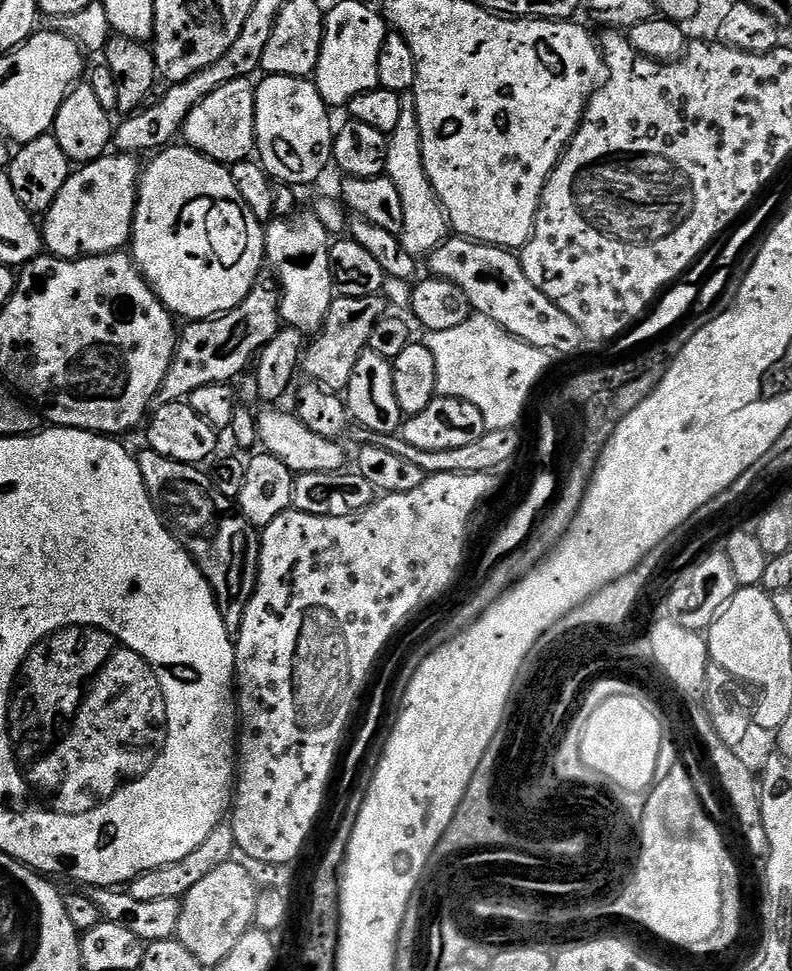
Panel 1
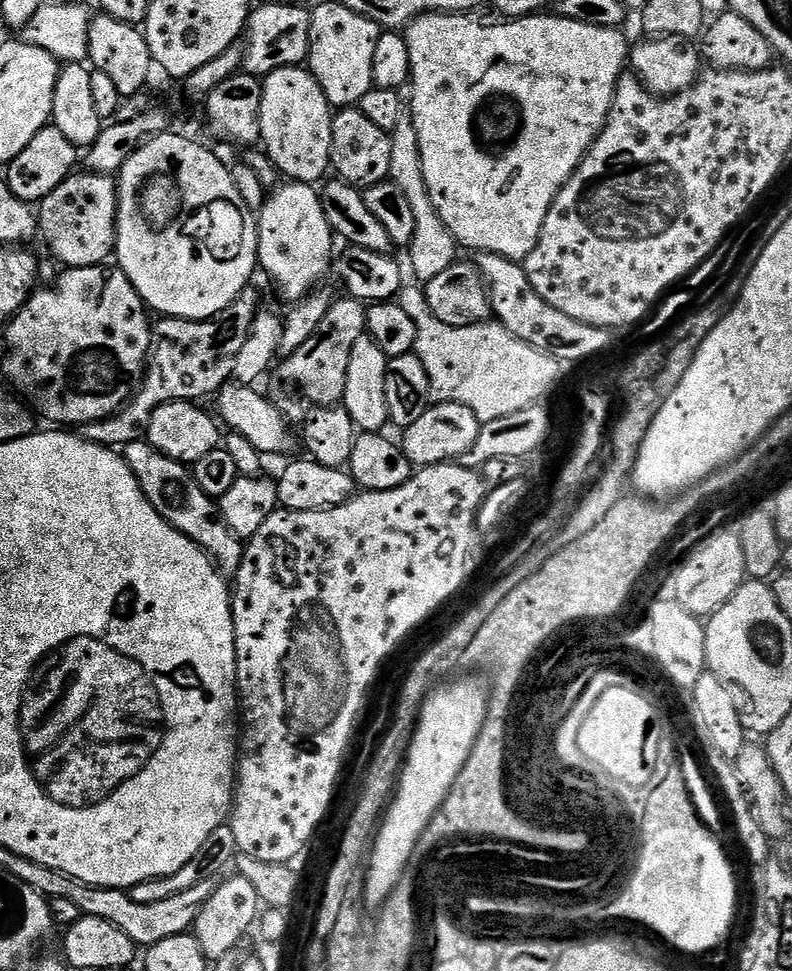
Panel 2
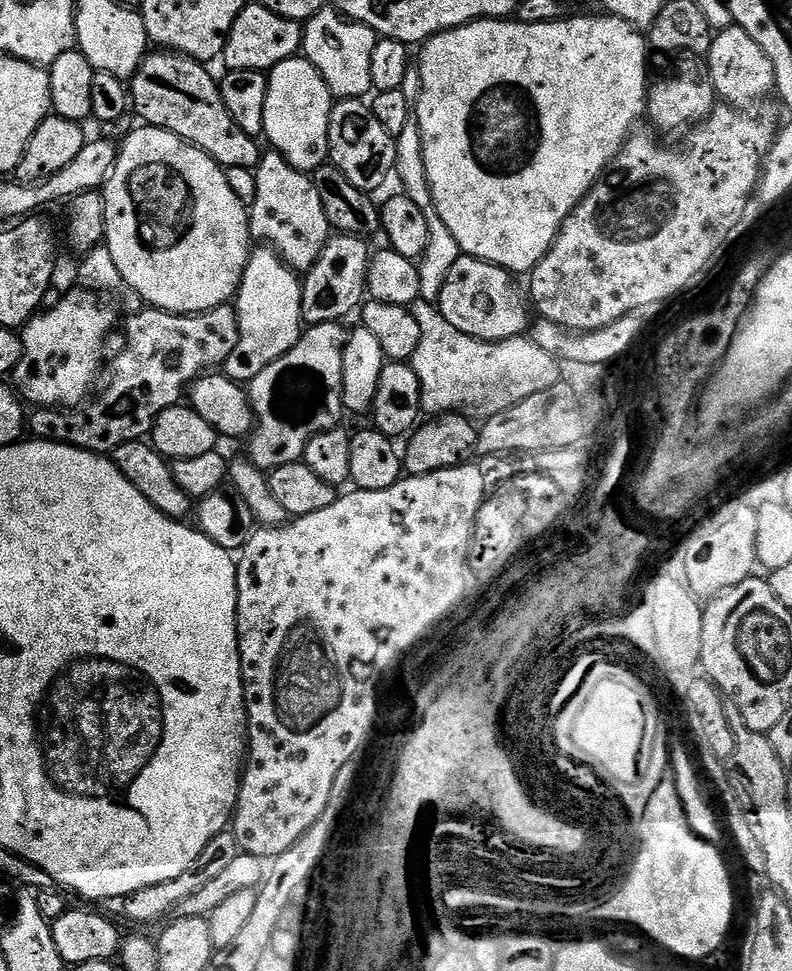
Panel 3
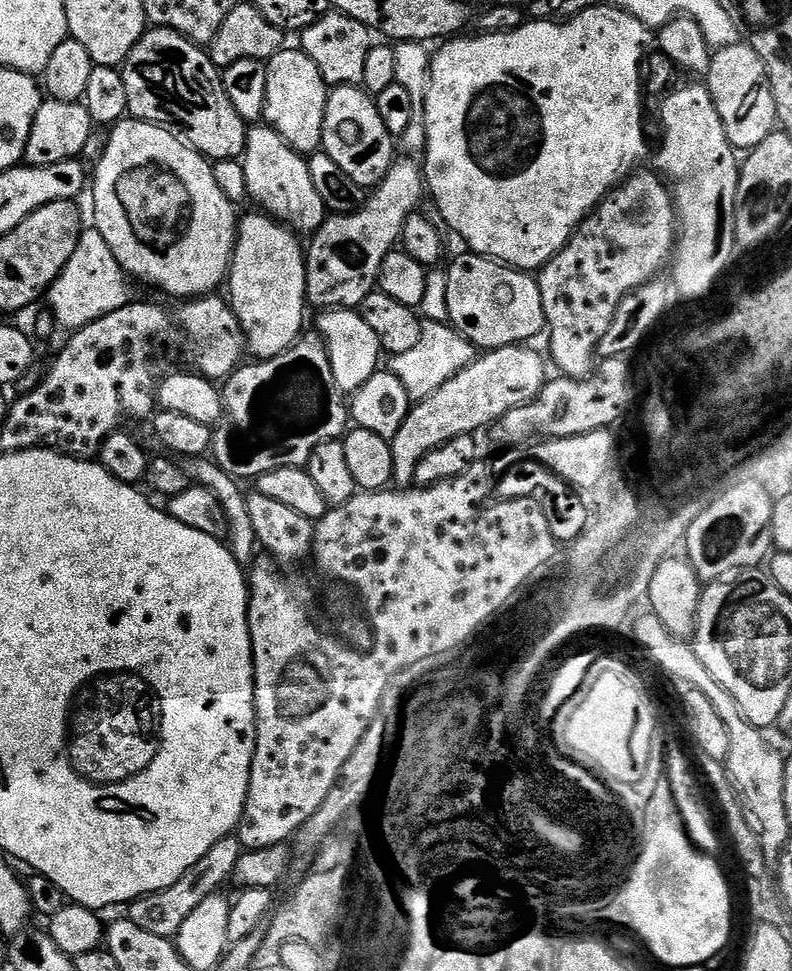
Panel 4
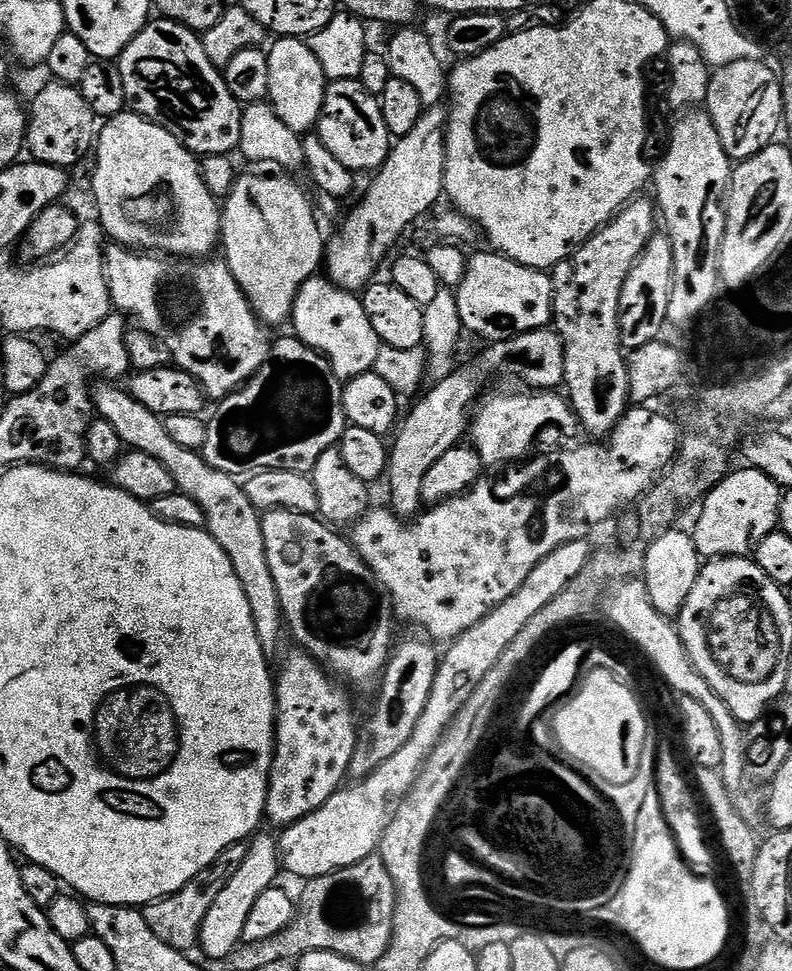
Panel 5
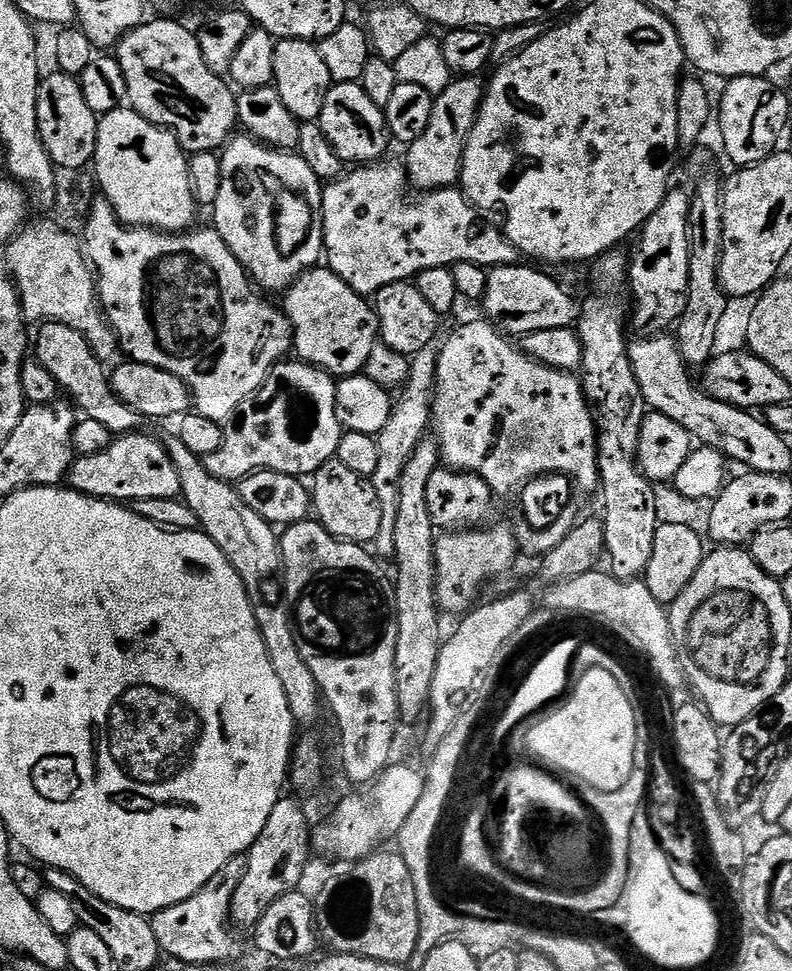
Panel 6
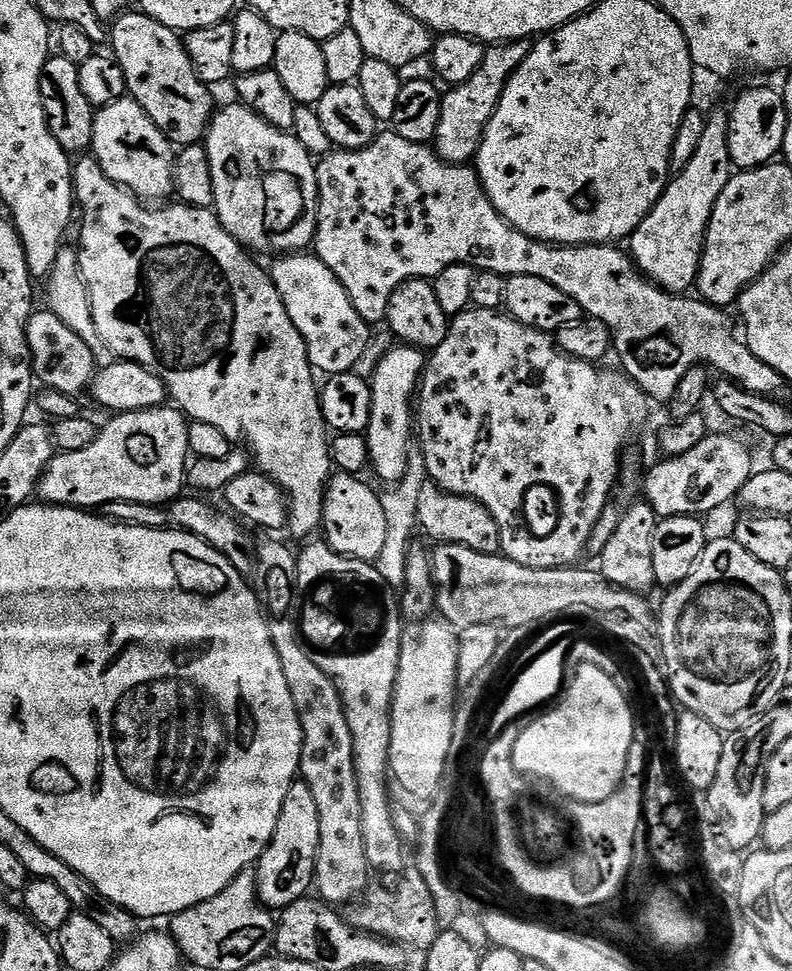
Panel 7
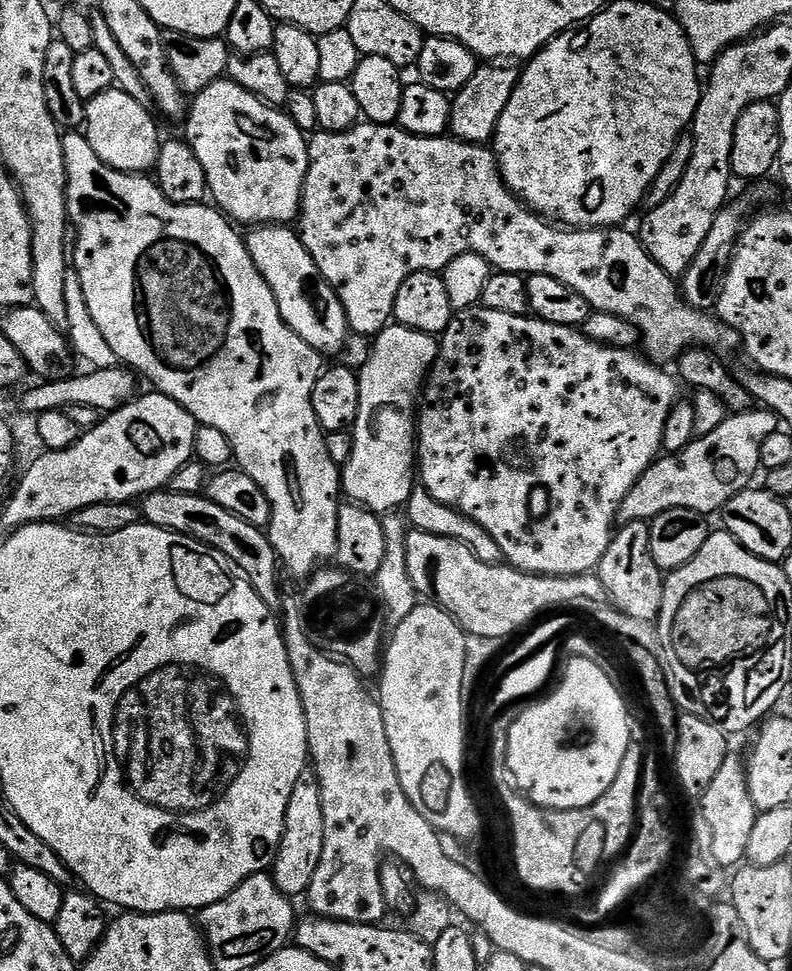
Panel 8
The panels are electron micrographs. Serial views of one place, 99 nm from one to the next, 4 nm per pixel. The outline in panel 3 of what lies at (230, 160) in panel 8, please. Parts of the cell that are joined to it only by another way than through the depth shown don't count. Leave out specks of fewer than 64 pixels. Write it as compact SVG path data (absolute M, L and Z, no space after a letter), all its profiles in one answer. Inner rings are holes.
M260 246L253 251L248 258L248 265L240 283L240 291L234 297L238 330L240 331L238 346L234 346L234 354L230 354L230 358L226 358L226 362L222 366L223 375L229 376L231 380L237 382L250 382L254 378L258 378L258 374L262 374L262 370L266 370L266 366L270 366L270 362L278 362L278 358L282 358L282 354L289 352L300 341L302 335L301 287L301 277L289 268L271 248Z

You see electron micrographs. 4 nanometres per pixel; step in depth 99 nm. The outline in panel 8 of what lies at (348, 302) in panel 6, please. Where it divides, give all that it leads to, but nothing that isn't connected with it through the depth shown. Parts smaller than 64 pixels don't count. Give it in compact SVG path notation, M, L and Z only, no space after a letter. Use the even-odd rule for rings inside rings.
M256 226L247 233L248 253L254 258L262 278L274 290L282 318L316 352L325 357L343 353L349 347L350 327L346 310L338 294L322 278L314 258L306 250L299 235L288 226Z

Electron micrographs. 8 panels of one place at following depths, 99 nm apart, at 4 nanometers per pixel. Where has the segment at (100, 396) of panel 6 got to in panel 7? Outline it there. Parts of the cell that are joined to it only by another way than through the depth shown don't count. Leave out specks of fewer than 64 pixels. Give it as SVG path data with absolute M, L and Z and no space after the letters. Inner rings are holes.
M51 310L43 311L33 311L28 323L33 377L39 383L41 380L40 384L44 388L52 388L64 395L80 398L83 392L85 395L89 391L92 378L98 371L94 354L90 346L86 346L86 342L82 342L82 338L78 338L78 334L74 334L74 330L66 326L66 322L62 322L62 318L58 318Z

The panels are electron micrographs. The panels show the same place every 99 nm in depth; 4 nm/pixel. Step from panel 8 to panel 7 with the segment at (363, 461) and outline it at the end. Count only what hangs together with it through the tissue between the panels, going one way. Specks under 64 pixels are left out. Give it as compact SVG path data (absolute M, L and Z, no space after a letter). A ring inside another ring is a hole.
M392 346L376 364L376 371L370 377L372 405L366 433L368 459L371 471L376 471L388 486L404 477L408 465L408 439L414 436L414 397L418 392L418 381L424 375L425 363L426 356L421 349Z

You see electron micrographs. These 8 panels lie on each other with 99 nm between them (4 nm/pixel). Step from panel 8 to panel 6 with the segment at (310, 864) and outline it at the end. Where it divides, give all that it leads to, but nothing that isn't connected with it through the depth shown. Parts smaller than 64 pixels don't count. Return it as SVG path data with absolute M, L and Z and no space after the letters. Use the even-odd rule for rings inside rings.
M282 798L274 810L270 810L270 818L266 818L262 834L258 834L256 843L246 853L248 865L242 882L238 882L238 890L234 890L231 923L241 924L248 930L255 929L262 914L266 914L278 898L301 887L300 879L304 876L311 852L310 823L306 820L303 806L296 800Z

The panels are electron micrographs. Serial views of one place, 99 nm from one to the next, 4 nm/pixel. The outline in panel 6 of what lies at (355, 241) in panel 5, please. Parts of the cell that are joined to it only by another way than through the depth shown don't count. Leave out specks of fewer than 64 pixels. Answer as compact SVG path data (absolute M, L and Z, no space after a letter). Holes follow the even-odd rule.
M479 75L460 76L453 79L451 84L433 99L430 122L426 125L426 130L422 130L422 138L418 138L406 148L406 175L413 189L451 188L459 181L464 161L464 147L486 87L485 81L480 79Z

